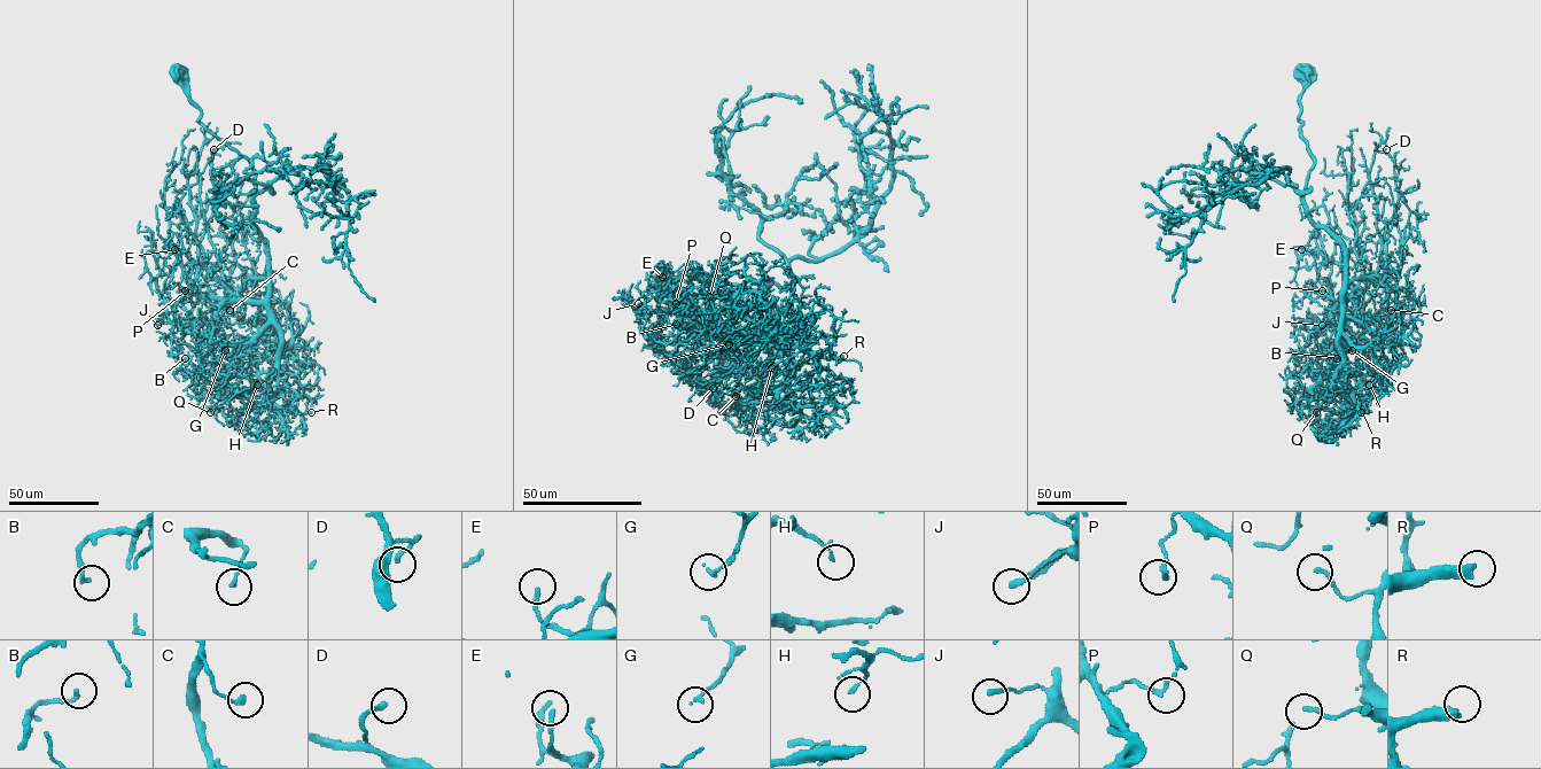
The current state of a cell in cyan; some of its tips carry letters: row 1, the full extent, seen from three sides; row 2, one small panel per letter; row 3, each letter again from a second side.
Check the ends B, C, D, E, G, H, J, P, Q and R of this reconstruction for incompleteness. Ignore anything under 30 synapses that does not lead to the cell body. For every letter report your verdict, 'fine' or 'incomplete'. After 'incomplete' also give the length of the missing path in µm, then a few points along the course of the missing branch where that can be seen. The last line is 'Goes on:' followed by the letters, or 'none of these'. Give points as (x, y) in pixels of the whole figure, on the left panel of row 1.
B: fine
C: fine
D: fine
E: fine
G: fine
H: fine
J: fine
P: fine
Q: fine
R: incomplete | 15 µm
Goes on: R

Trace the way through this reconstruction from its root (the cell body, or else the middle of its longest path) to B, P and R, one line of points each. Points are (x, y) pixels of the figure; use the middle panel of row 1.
B: (669, 282), (694, 273), (762, 293), (768, 279), (786, 333), (716, 317), (699, 331), (676, 324)
P: (669, 282), (694, 273), (762, 293), (768, 279), (764, 301), (786, 333), (725, 329), (678, 297), (676, 303)
R: (669, 282), (694, 273), (762, 293), (768, 279), (770, 313), (786, 333), (801, 326), (786, 344), (843, 356)

